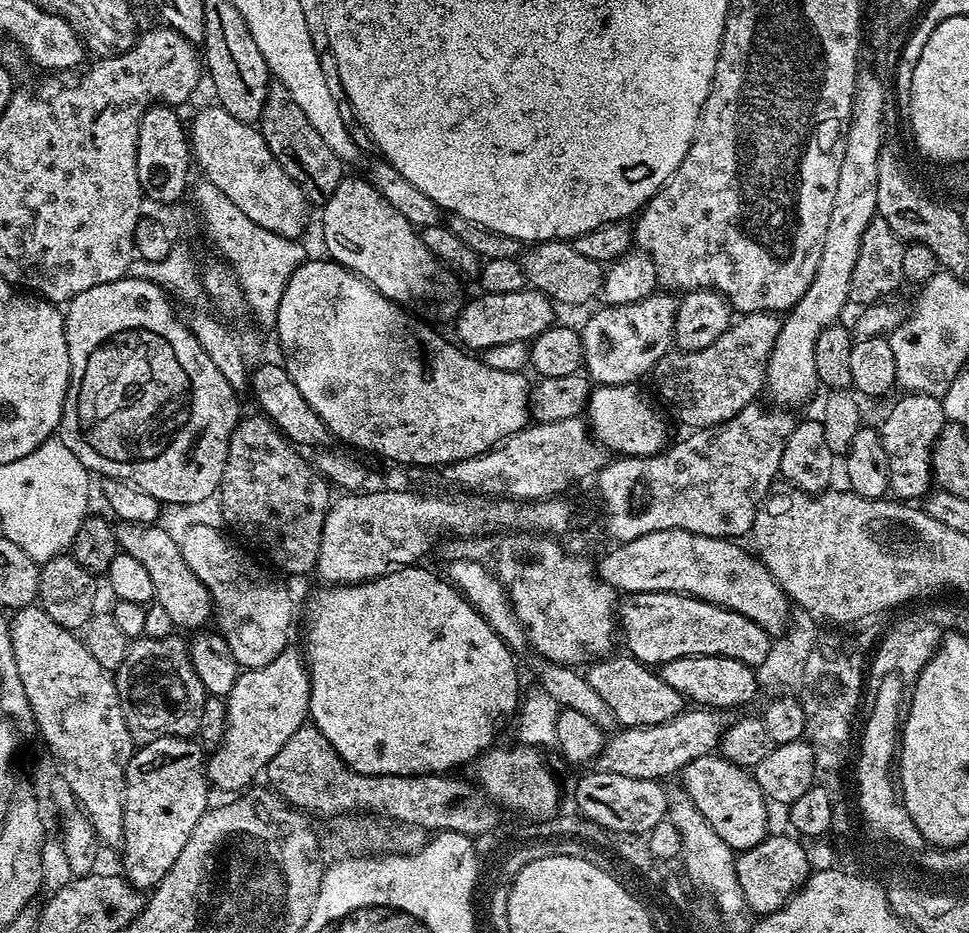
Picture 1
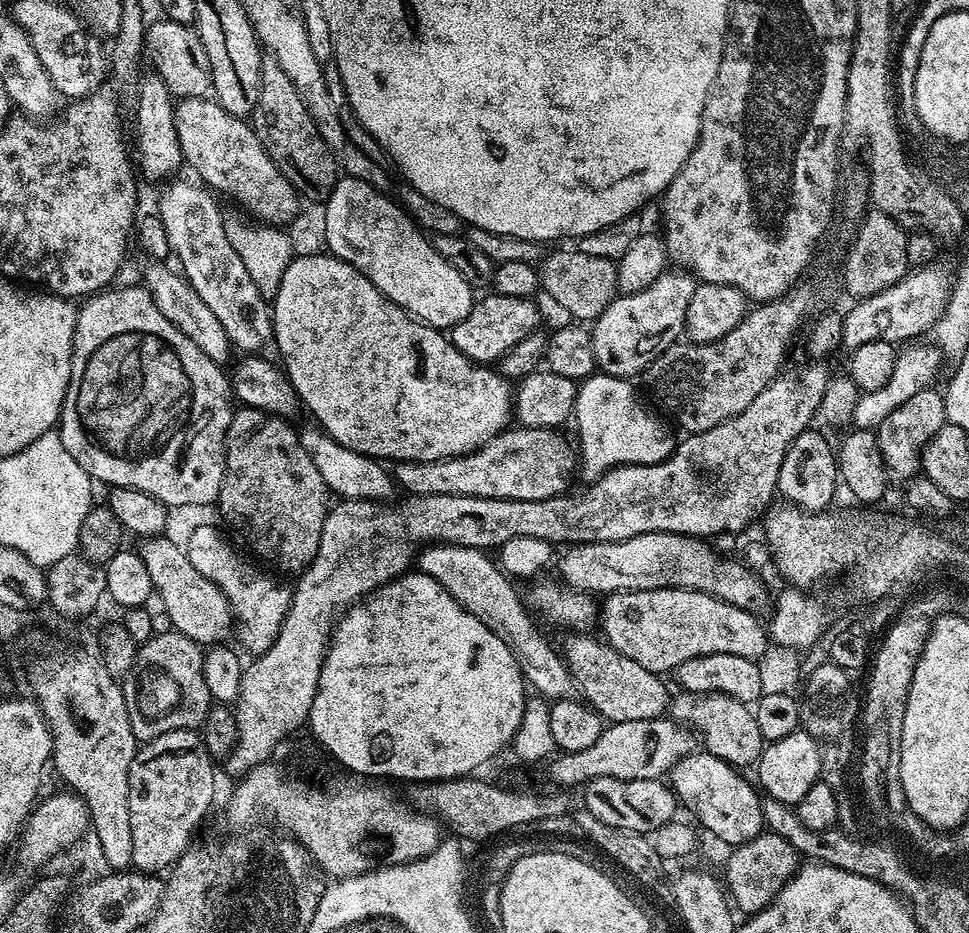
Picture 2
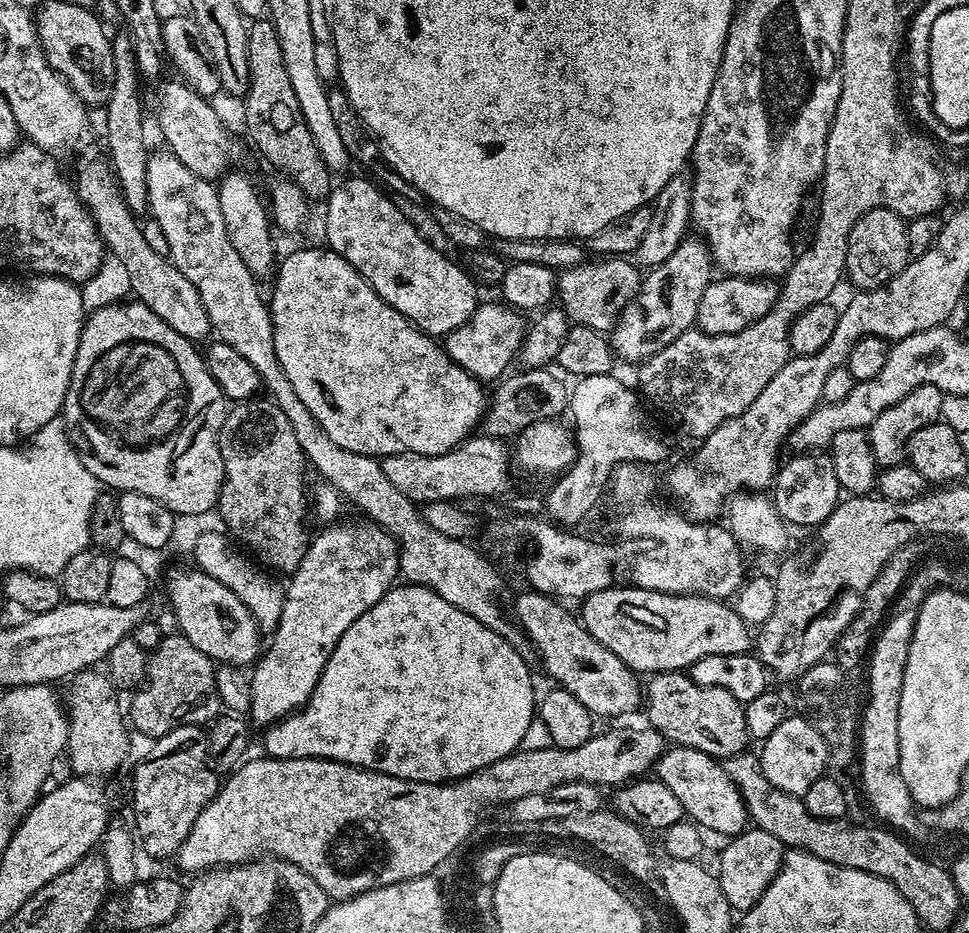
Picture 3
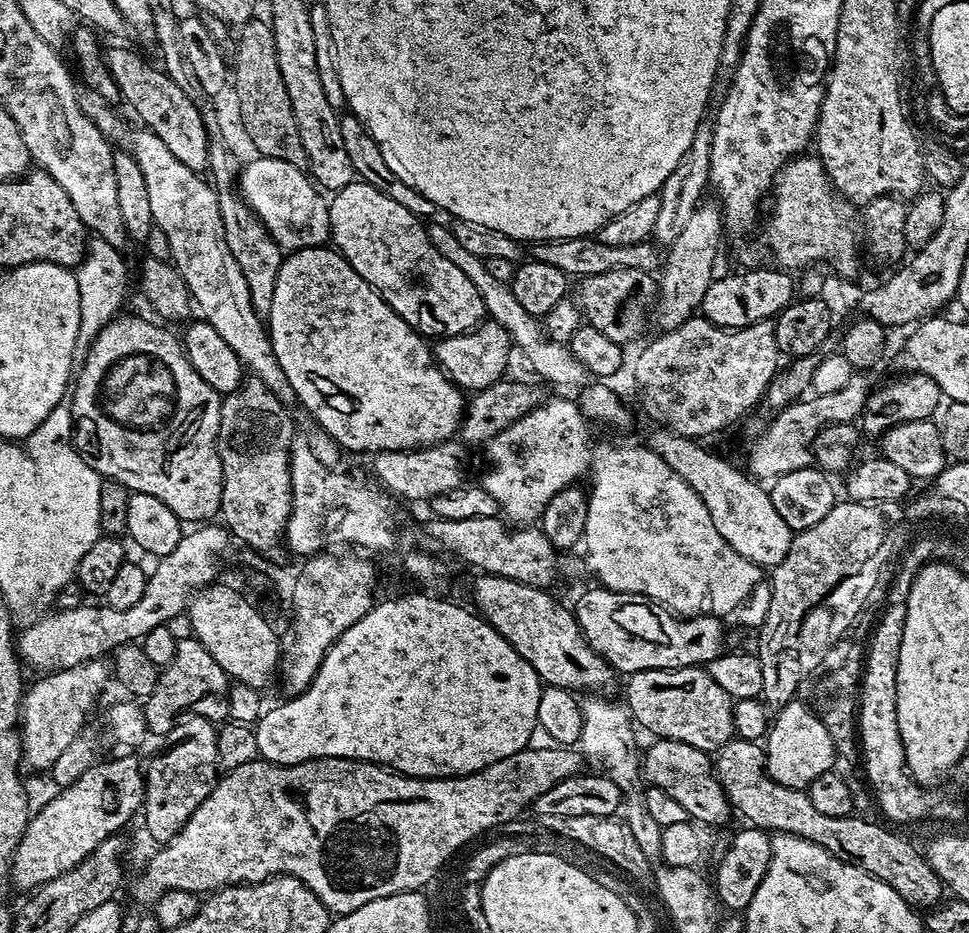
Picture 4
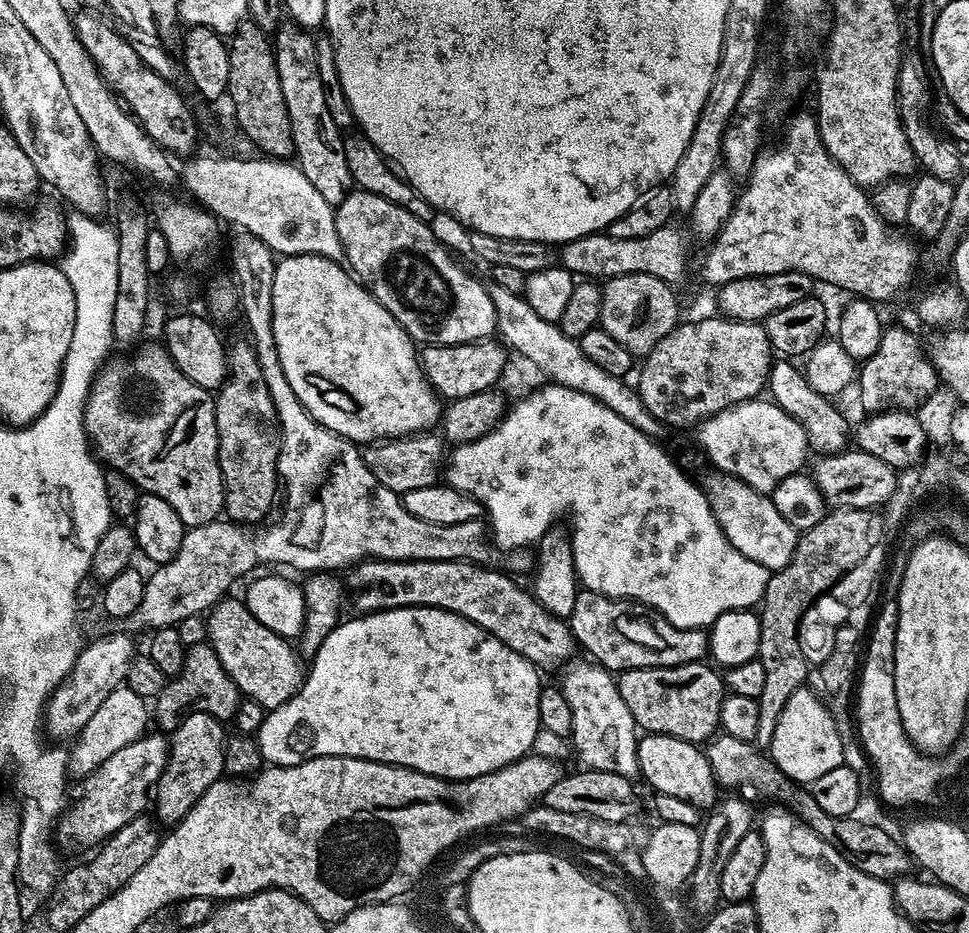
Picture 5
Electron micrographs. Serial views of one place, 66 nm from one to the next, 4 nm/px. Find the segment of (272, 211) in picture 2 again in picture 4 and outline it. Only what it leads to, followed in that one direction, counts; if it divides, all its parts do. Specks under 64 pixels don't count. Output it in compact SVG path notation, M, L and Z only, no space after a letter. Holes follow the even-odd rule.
M128 46L118 47L122 48L107 49L106 59L110 74L120 88L123 103L128 103L140 115L139 123L143 127L166 142L170 154L174 154L182 166L190 166L190 170L203 173L208 166L208 134L193 102L157 65L155 68L147 64L138 53L124 48Z

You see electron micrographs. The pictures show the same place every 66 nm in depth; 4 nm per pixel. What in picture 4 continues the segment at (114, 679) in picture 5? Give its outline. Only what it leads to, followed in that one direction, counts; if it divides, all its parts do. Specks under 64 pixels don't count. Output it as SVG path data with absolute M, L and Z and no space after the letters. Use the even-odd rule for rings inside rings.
M103 659L87 660L73 668L61 668L55 672L41 675L41 680L36 685L29 687L24 695L22 705L22 739L24 741L23 763L32 768L44 768L51 770L54 762L66 751L66 746L72 742L77 735L85 731L88 715L96 704L96 699L104 692L108 680L110 684L110 668Z

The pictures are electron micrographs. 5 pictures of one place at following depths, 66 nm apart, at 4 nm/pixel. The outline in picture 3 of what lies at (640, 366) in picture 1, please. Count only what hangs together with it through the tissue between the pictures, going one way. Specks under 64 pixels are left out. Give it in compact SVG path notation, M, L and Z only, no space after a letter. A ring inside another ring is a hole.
M686 238L657 268L643 277L639 295L622 310L610 333L612 354L617 361L649 360L658 350L670 346L678 334L693 327L698 314L698 302L706 286L714 278L712 256L703 239Z

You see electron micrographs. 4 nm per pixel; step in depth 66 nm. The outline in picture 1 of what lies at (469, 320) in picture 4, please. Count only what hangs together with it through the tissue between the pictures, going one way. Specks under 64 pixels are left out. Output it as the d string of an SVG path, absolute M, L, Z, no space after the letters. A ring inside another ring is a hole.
M367 179L343 180L323 204L322 212L328 255L337 264L349 268L401 306L433 300L438 315L452 318L459 313L462 299L457 277L432 257L420 240L420 232Z

